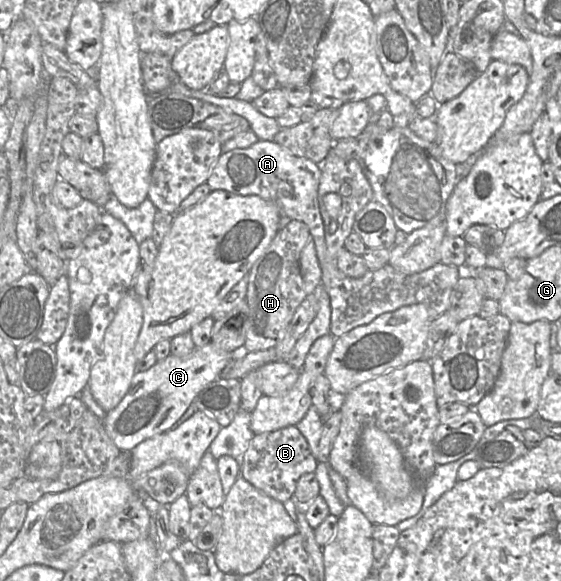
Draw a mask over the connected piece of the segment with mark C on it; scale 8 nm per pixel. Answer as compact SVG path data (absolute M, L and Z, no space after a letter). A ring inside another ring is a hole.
M209 343L195 348L185 356L169 355L162 360L158 360L155 365L146 371L137 370L126 395L114 409L106 412L102 418L107 434L118 448L130 452L142 441L169 431L176 426L178 420L207 385L220 378L221 372L233 359L240 358L248 352L250 351L246 350L244 345L228 352L213 343Z

